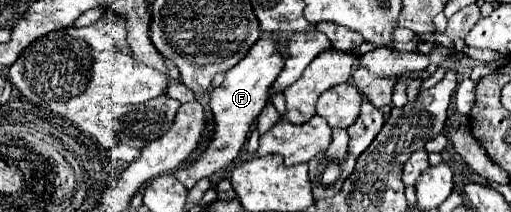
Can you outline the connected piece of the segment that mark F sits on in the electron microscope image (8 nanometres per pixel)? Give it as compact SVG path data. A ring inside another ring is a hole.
M261 37L251 47L247 57L243 57L239 61L239 65L231 67L225 73L225 81L221 83L221 87L211 91L209 107L211 107L215 127L213 127L213 135L211 135L211 141L209 141L205 153L201 153L193 161L193 165L185 165L173 173L187 189L191 189L199 179L211 177L215 171L227 167L239 155L239 151L247 139L247 133L251 131L257 115L267 105L269 87L277 79L281 69L283 69L283 55L279 53L273 37Z

